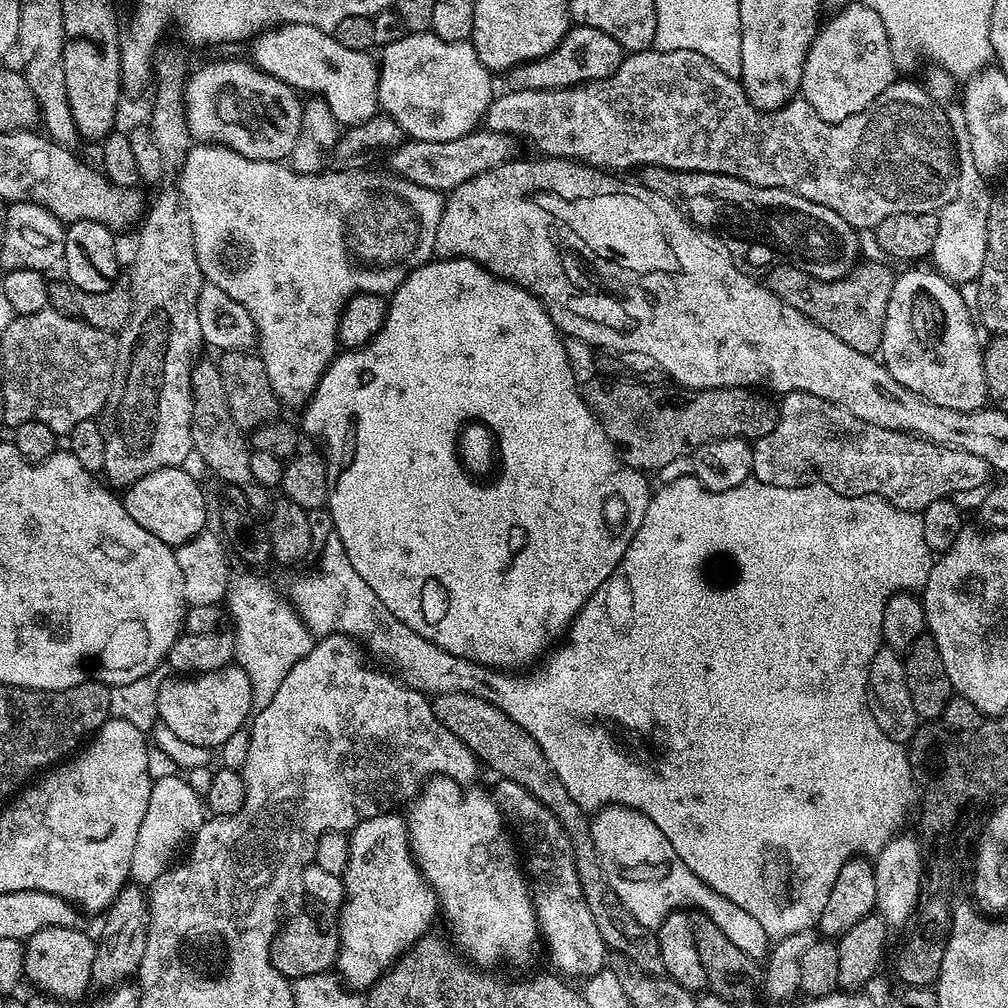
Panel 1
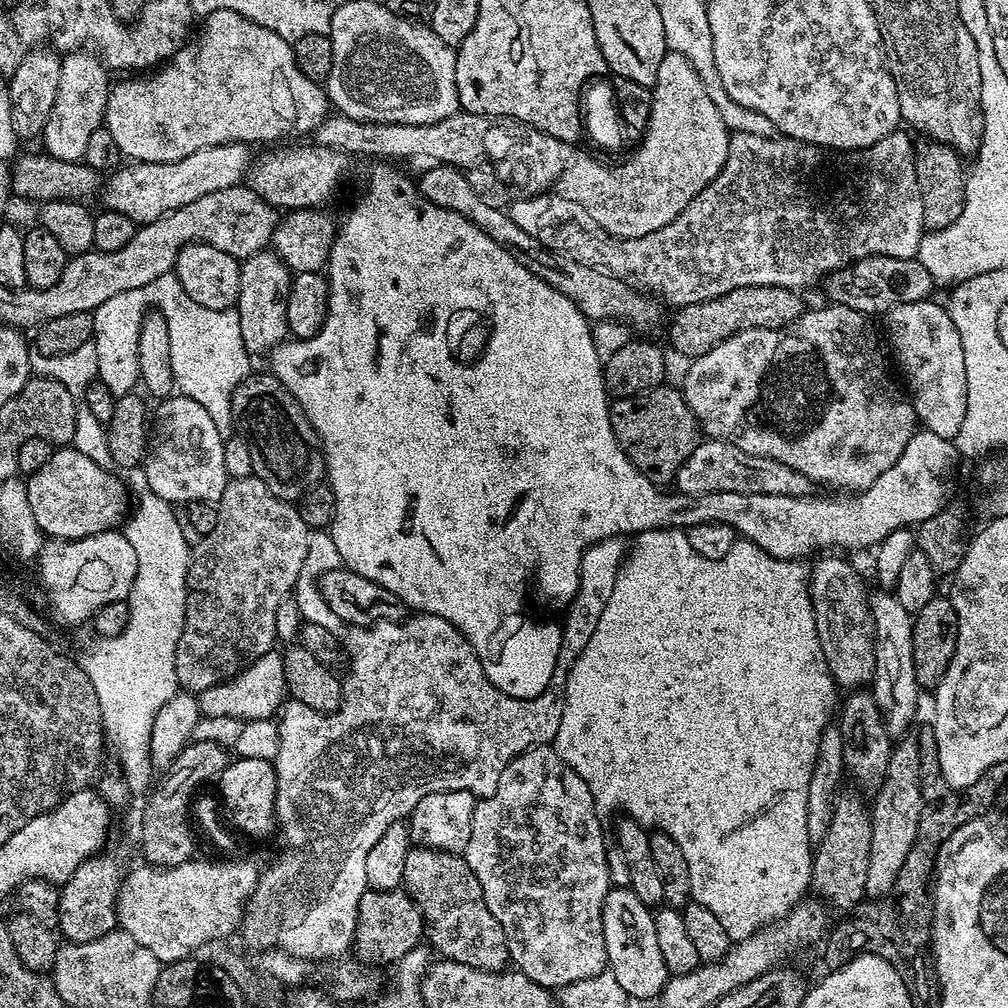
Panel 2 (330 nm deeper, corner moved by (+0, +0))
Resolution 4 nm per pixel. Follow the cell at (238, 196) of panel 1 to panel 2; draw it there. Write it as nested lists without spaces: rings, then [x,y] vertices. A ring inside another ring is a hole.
[[[258,255],[249,256],[240,265],[240,289],[235,310],[238,323],[242,326],[242,342],[250,354],[271,353],[278,344],[284,343],[289,335],[286,322],[286,267],[279,258],[269,258],[260,263]]]

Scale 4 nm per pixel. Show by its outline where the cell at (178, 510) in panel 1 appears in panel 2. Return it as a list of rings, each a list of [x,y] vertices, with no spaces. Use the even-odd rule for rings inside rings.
[[[71,446],[57,447],[46,462],[46,466],[42,466],[42,470],[31,473],[27,477],[28,511],[36,520],[37,528],[45,537],[57,540],[81,540],[84,536],[93,536],[99,532],[115,529],[129,515],[130,496],[125,485],[121,481],[120,485],[111,476],[112,474],[109,469],[98,466],[98,462],[86,458],[86,454],[82,454],[77,448]]]

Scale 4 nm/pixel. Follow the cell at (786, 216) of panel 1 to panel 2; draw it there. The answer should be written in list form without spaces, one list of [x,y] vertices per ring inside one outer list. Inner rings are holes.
[[[872,256],[855,261],[843,271],[837,271],[831,277],[832,289],[828,300],[833,304],[845,304],[865,314],[872,312],[887,313],[889,308],[906,302],[922,302],[933,295],[934,281],[930,270],[922,266],[917,259],[895,260],[892,257]]]

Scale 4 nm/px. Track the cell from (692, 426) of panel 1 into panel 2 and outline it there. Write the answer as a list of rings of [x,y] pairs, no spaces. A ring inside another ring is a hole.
[[[661,386],[640,392],[637,396],[622,396],[608,405],[610,426],[632,465],[653,481],[671,481],[682,462],[694,454],[696,445],[701,443],[700,425],[686,406],[684,393],[679,387]]]

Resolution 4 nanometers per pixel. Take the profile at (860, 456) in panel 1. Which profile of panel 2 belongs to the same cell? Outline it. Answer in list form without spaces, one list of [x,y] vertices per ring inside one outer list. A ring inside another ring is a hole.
[[[705,439],[696,445],[674,477],[674,488],[687,496],[711,492],[741,492],[742,494],[782,494],[783,496],[806,496],[810,482],[802,474],[782,466],[782,462],[768,460],[764,456],[751,456],[726,440]]]

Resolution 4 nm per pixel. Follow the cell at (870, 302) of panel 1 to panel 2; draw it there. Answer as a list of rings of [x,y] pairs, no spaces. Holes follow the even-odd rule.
[[[742,286],[713,300],[698,302],[696,305],[677,307],[674,312],[676,317],[673,318],[672,325],[668,328],[668,340],[672,343],[674,351],[681,352],[682,355],[688,356],[687,358],[695,358],[706,354],[706,350],[710,350],[718,342],[722,342],[742,330],[780,328],[783,324],[789,324],[794,318],[798,318],[806,311],[806,304],[803,304],[800,298],[802,296],[799,291],[790,289],[775,288],[774,286]]]

